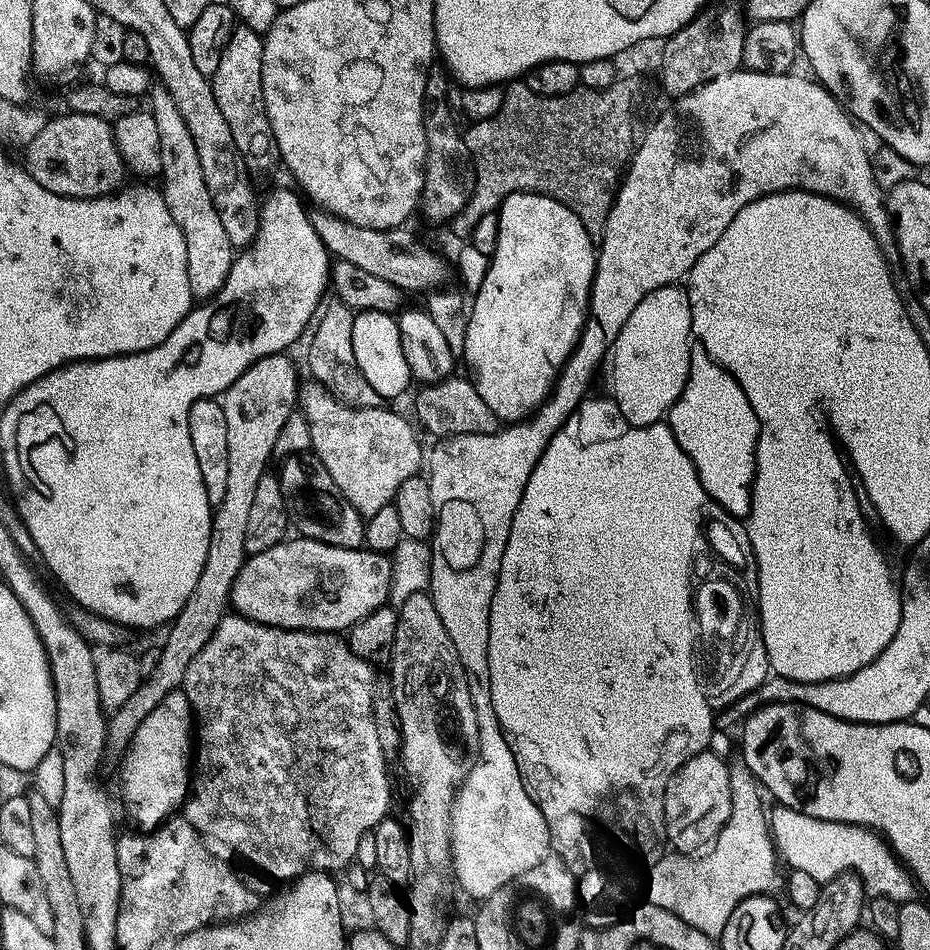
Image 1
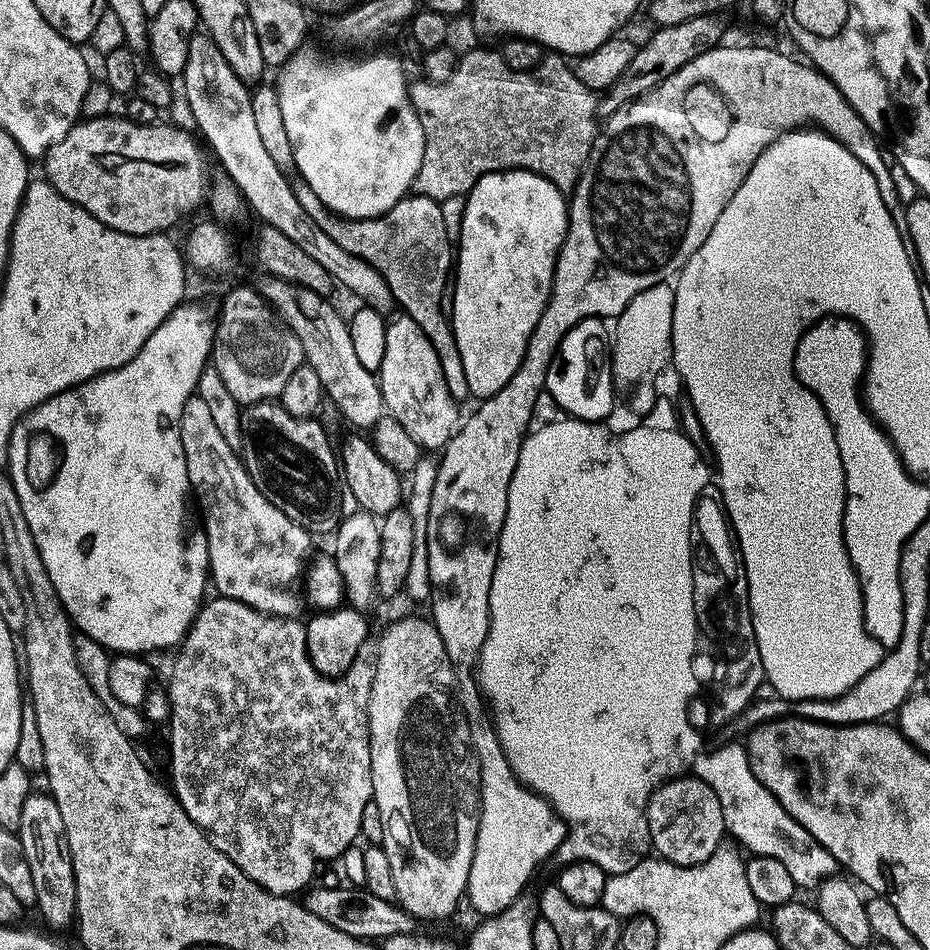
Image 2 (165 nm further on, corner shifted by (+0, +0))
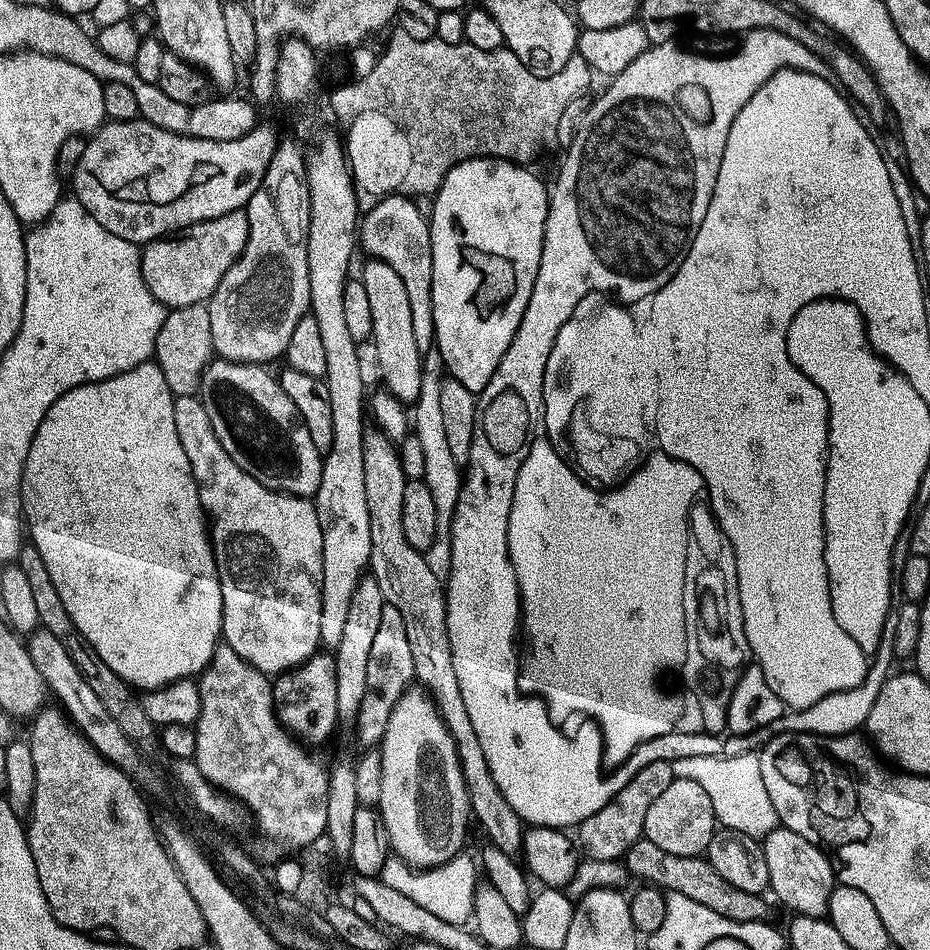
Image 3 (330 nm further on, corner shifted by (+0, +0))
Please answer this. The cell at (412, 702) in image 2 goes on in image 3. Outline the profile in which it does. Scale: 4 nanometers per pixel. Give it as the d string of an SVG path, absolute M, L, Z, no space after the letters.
M413 686L394 706L386 734L379 745L382 758L382 796L378 813L388 831L391 851L414 869L442 867L465 851L468 823L473 823L472 802L454 738L441 718L435 700L423 687Z

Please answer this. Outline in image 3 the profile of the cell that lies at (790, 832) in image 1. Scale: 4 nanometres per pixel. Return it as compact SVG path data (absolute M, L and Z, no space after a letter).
M759 755L726 758L725 756L707 756L706 758L686 758L671 765L671 775L675 779L689 779L698 782L703 790L710 794L714 806L717 825L721 829L737 832L750 838L763 841L778 827L774 802L766 791L766 782L762 782L762 762Z

